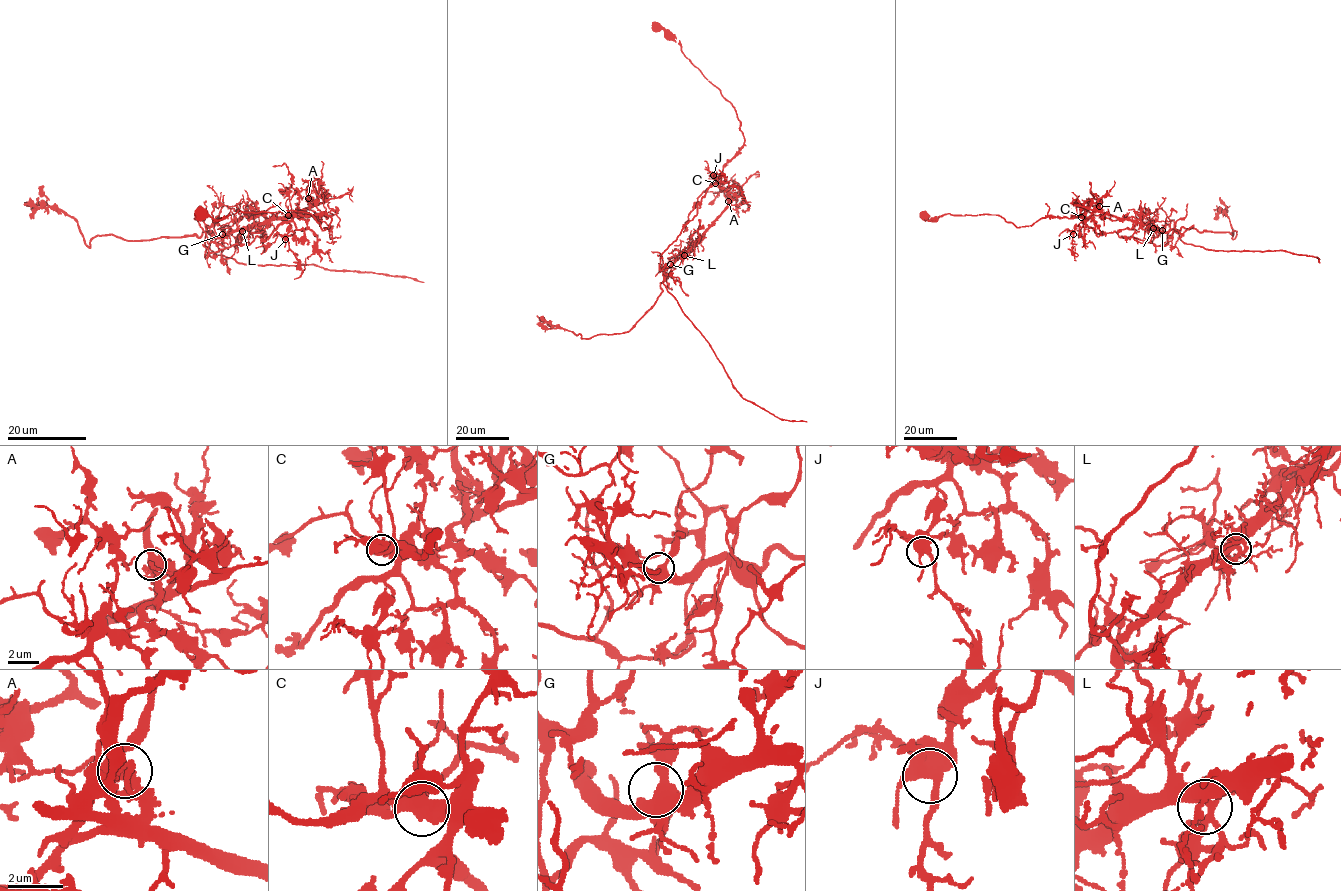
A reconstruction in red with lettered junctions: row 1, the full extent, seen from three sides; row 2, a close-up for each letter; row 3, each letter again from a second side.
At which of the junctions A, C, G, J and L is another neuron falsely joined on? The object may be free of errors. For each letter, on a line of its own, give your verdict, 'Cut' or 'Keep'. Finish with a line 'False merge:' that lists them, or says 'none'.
A: Cut
C: Keep
G: Keep
J: Keep
L: Keep
False merge: A

